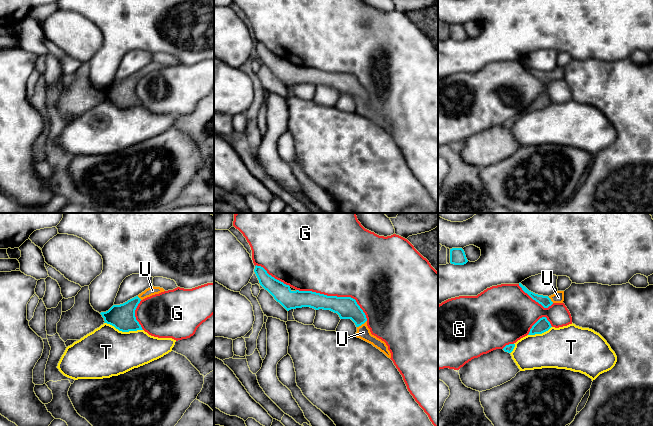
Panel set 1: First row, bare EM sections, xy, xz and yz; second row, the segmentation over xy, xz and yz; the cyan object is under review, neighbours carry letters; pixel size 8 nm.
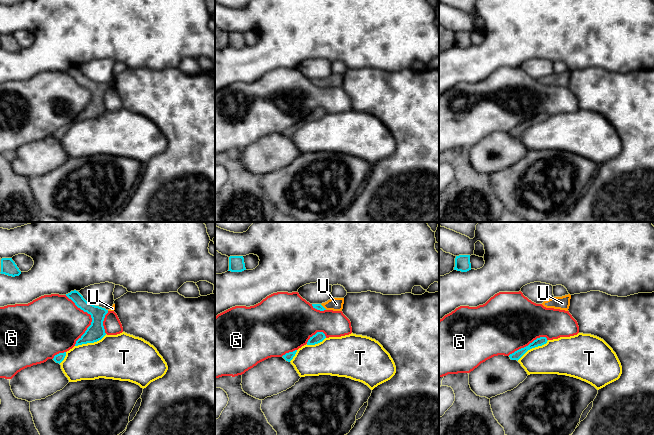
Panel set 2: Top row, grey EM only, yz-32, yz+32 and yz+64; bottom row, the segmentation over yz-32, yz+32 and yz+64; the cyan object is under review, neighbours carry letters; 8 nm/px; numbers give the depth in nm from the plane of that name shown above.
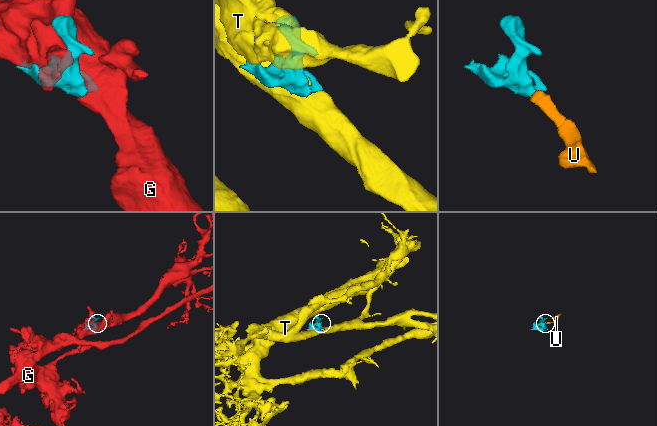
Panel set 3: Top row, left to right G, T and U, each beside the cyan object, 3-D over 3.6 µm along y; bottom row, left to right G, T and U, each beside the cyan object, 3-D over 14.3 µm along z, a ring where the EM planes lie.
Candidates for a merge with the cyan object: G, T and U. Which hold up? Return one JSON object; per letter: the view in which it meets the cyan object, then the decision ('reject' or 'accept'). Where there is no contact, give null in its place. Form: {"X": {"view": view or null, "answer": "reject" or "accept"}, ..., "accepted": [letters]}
{"G": {"view": "xz", "answer": "reject"}, "T": {"view": "xy", "answer": "reject"}, "U": {"view": "xz", "answer": "accept"}, "accepted": ["U"]}

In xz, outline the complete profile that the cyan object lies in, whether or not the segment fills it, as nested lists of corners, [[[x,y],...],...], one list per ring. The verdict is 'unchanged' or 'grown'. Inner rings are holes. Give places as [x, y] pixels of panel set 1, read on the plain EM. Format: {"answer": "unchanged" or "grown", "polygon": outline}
{"answer": "grown", "polygon": [[[255,42],[254,48],[260,61],[287,87],[296,84],[310,83],[337,89],[340,95],[351,95],[356,103],[356,113],[360,114],[383,128],[388,134],[391,129],[384,117],[372,111],[367,102],[367,94],[363,86],[351,73],[327,72],[312,67],[292,67],[289,61],[275,55],[261,42]]]}

